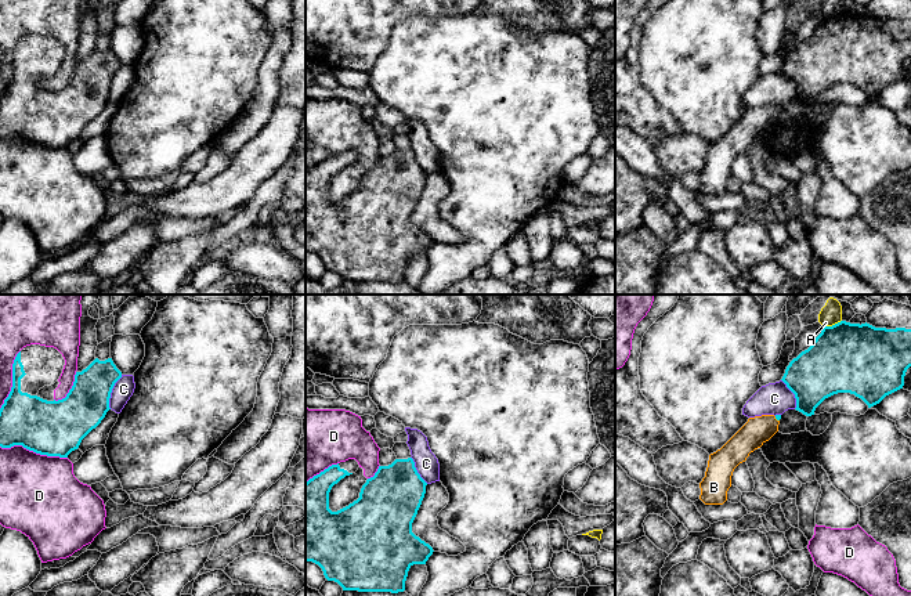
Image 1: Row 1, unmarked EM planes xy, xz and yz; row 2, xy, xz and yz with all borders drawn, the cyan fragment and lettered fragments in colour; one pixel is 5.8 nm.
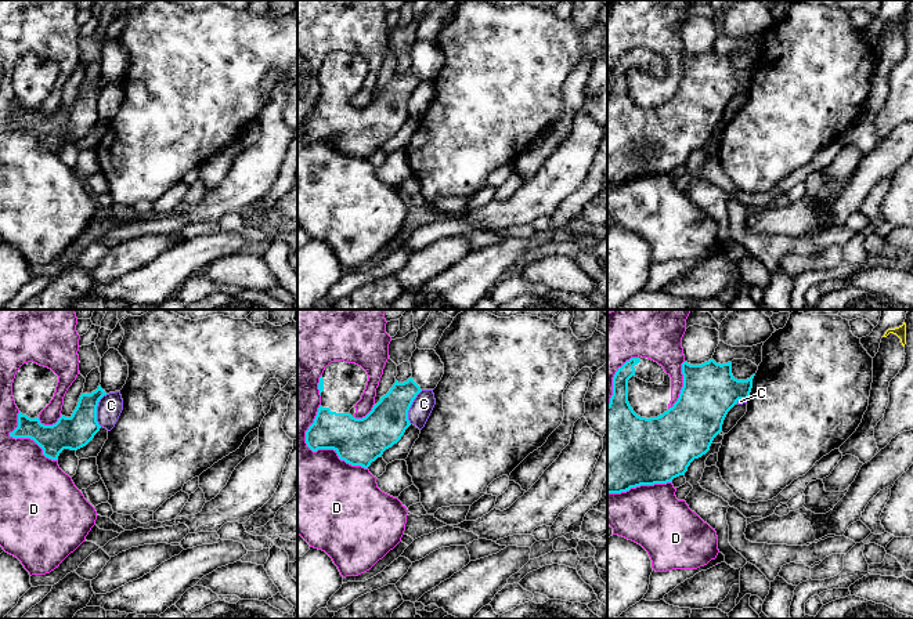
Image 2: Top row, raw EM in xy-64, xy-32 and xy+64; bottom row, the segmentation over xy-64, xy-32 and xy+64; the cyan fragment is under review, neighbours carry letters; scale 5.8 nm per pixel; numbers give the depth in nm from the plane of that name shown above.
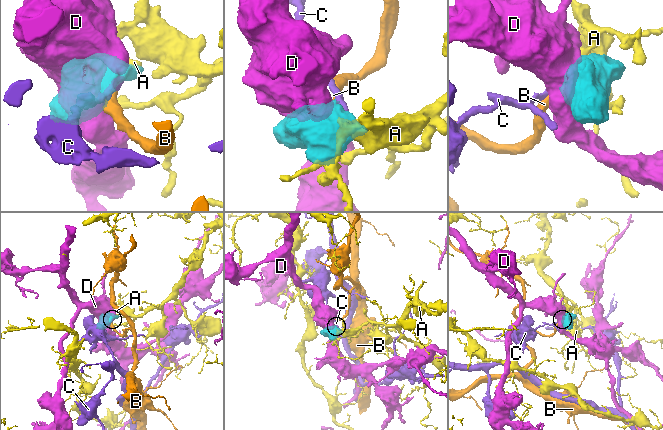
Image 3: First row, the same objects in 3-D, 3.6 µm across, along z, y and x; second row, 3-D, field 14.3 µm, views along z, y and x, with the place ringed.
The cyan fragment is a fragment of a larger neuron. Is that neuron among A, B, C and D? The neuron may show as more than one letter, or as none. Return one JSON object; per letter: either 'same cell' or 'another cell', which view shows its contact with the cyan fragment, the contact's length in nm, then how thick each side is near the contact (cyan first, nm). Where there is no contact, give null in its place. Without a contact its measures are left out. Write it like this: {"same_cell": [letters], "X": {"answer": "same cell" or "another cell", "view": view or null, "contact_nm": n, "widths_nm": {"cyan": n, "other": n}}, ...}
{"same_cell": ["B"], "A": {"answer": "another cell", "view": "yz", "contact_nm": 110, "widths_nm": {"cyan": 400, "other": 100}}, "B": {"answer": "same cell", "view": "yz", "contact_nm": 40, "widths_nm": {"cyan": 30, "other": 160}}, "C": {"answer": "another cell", "view": "xy", "contact_nm": 220, "widths_nm": {"cyan": 260, "other": 120}}, "D": {"answer": "another cell", "view": "xy", "contact_nm": 400, "widths_nm": {"cyan": 320, "other": 440}}}

